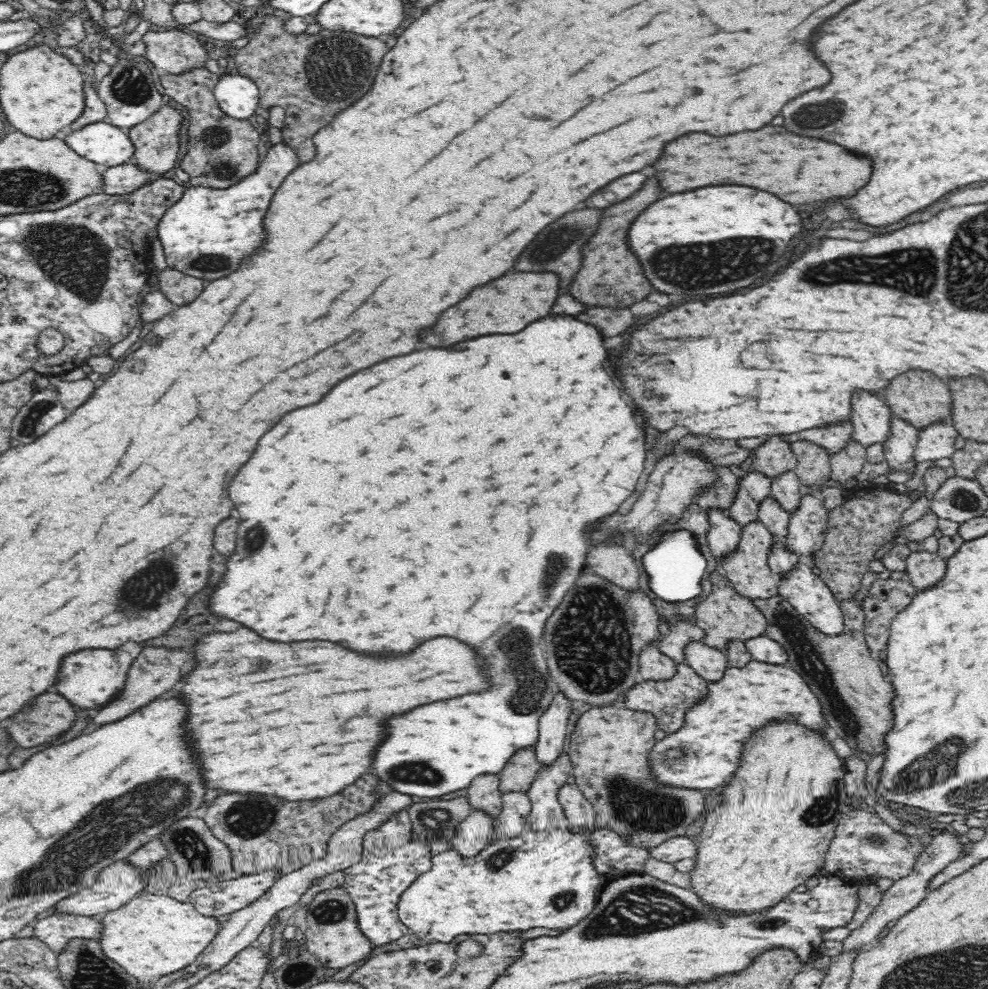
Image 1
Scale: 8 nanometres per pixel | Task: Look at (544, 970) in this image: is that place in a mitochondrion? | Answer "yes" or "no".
no

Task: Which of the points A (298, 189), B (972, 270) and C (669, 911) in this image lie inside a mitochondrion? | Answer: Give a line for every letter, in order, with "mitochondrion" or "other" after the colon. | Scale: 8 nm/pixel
A: other
B: mitochondrion
C: mitochondrion

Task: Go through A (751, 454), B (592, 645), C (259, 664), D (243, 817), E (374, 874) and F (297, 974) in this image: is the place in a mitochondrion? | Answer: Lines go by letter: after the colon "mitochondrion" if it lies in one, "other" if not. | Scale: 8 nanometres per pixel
A: other
B: mitochondrion
C: mitochondrion
D: mitochondrion
E: other
F: mitochondrion

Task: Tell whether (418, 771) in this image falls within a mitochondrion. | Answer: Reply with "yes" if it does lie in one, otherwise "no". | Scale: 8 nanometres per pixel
yes

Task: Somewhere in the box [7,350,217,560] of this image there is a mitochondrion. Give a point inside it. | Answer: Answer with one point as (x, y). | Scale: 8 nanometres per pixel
(34, 415)

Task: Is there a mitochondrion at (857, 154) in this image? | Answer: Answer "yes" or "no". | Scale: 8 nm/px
no

